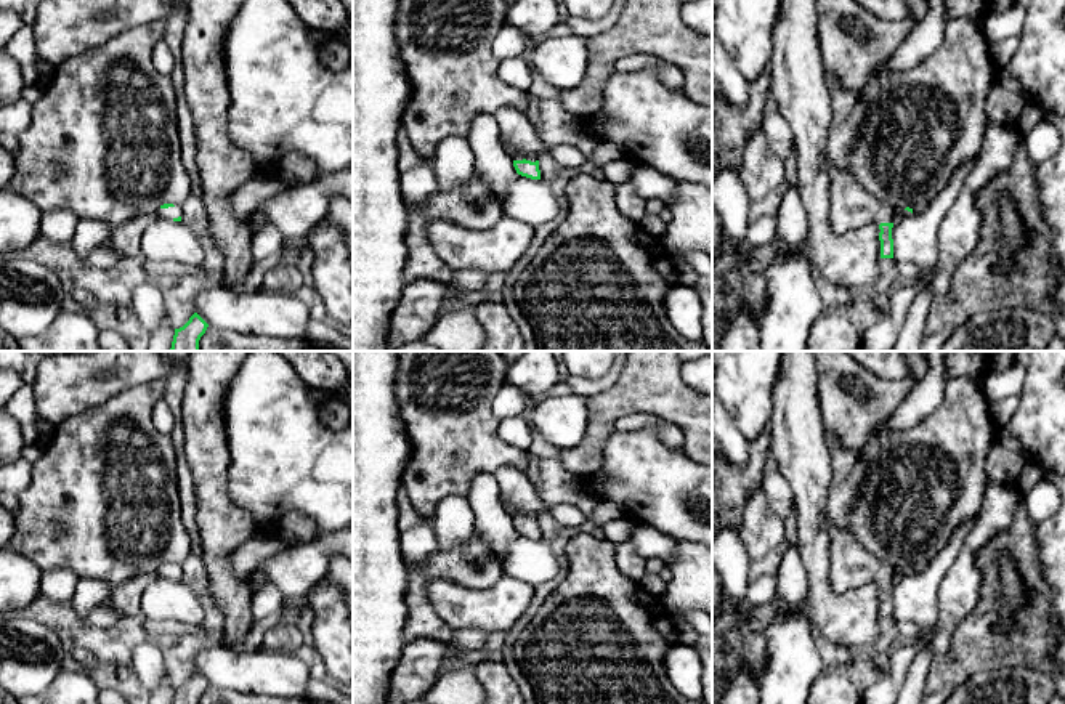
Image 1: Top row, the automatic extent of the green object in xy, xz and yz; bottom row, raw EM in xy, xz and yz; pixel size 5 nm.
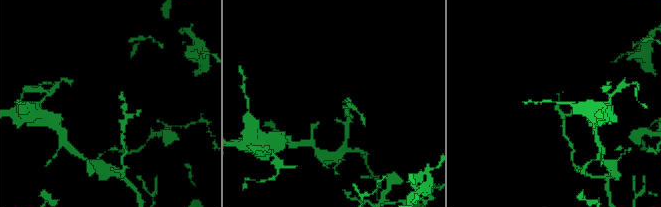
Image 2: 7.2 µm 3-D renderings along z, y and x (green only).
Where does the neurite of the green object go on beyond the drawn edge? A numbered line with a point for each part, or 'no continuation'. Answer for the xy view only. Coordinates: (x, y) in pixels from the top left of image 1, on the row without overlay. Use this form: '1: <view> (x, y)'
1: xy (172, 571)

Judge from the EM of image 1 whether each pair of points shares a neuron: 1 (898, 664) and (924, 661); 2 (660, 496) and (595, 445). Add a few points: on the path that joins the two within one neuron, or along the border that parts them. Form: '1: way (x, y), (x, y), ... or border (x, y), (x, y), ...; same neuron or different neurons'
1: border (919, 639), (923, 647), (900, 687); different neurons
2: border (616, 430), (605, 445), (600, 469), (583, 477); different neurons

